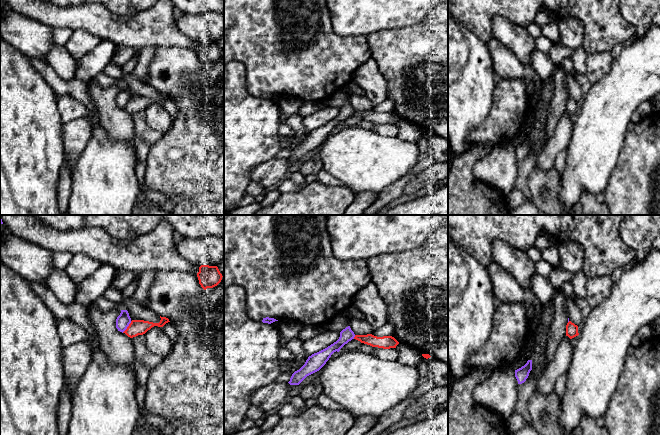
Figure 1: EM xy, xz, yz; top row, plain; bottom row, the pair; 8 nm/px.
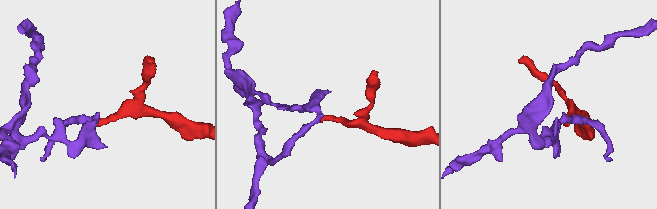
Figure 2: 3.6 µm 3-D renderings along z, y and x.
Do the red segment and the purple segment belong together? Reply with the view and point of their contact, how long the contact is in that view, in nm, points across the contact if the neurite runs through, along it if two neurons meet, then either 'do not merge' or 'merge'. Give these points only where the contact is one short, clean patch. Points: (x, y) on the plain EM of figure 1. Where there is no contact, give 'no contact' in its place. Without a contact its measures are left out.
xy (127, 103) | 120 nm | along xy (131, 97), (122, 108) | do not merge

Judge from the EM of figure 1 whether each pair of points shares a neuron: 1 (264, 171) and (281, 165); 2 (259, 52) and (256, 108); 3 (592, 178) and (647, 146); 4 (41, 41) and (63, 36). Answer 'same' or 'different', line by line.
1: same
2: different
3: different
4: different

